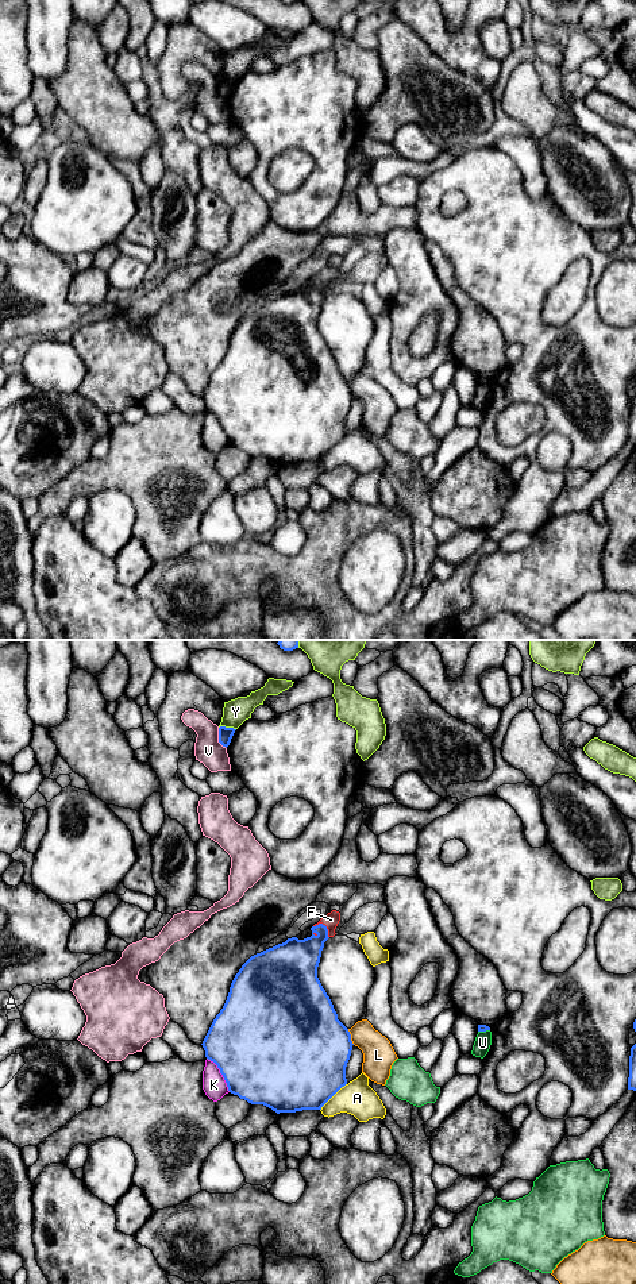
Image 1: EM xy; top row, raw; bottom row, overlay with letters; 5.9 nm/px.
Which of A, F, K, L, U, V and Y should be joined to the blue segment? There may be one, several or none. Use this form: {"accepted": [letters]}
{"accepted": ["F"]}

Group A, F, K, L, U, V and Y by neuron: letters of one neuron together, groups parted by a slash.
A / F / K / L / U / V / Y

